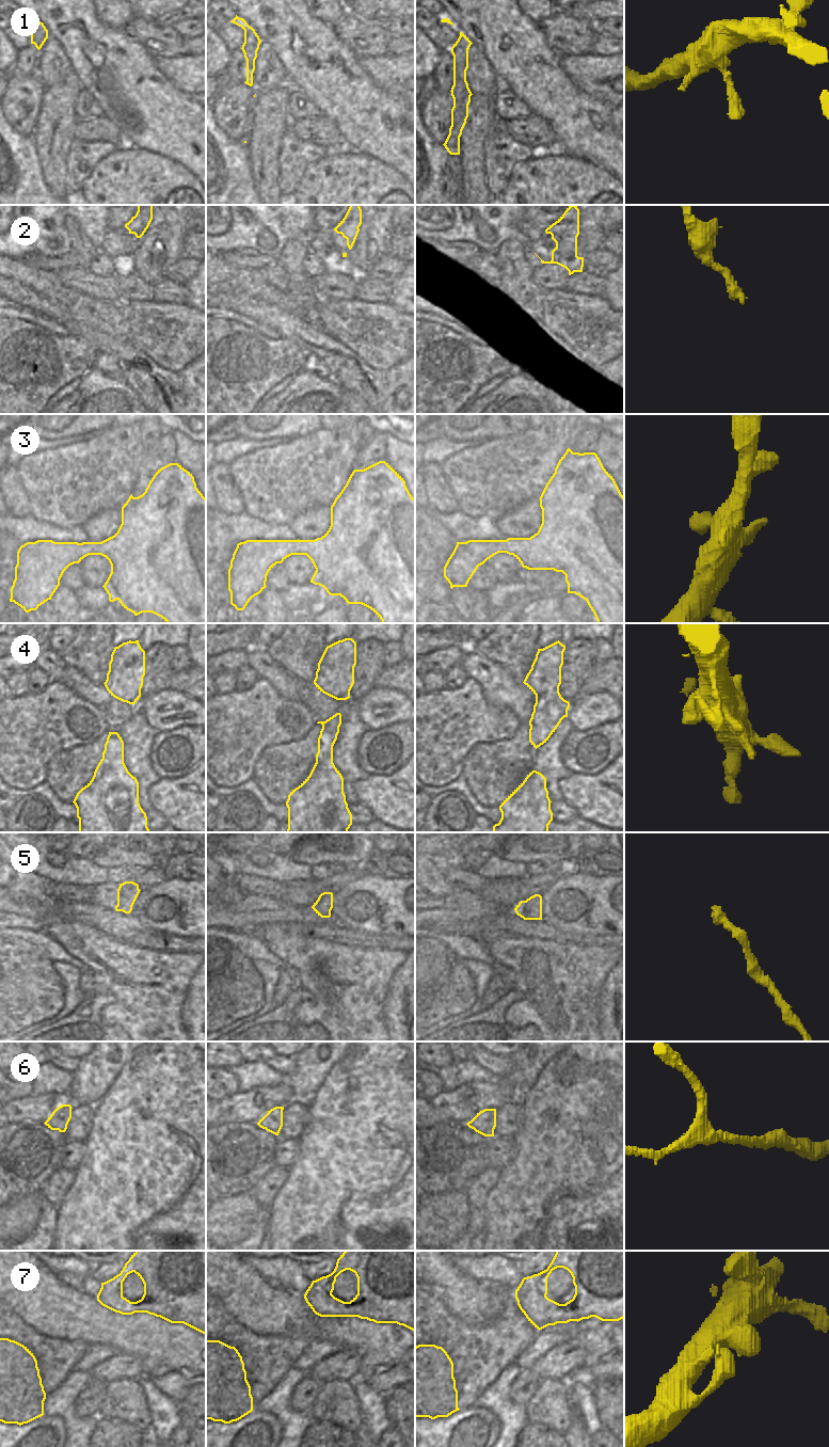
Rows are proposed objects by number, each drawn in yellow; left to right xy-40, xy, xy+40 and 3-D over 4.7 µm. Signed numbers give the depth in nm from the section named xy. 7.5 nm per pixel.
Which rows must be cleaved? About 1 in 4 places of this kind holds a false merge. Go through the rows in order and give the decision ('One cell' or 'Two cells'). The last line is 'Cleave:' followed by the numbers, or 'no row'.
1: One cell
2: One cell
3: One cell
4: One cell
5: One cell
6: One cell
7: One cell
Cleave: no row.

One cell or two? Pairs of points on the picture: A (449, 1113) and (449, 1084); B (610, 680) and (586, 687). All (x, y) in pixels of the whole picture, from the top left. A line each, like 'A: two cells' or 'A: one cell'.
A: two cells
B: one cell

